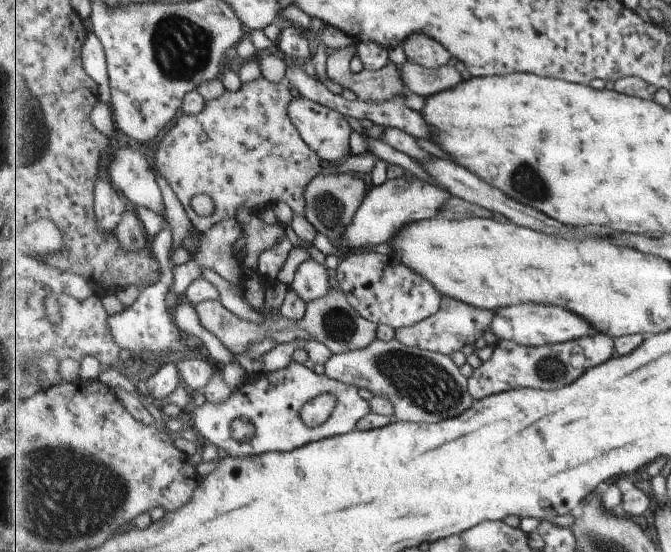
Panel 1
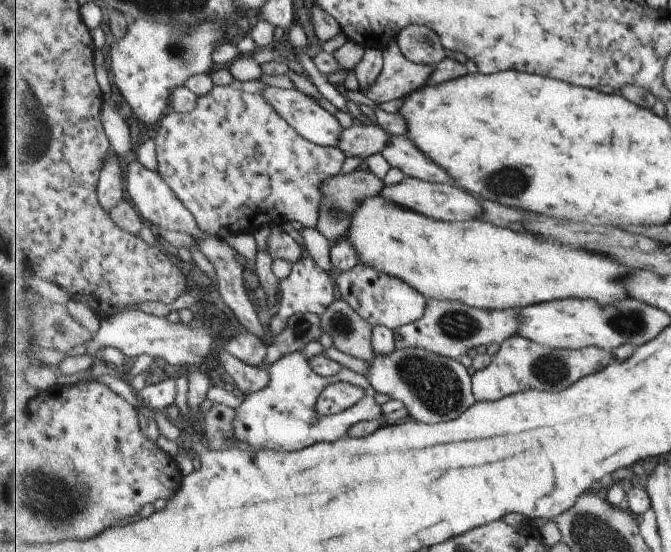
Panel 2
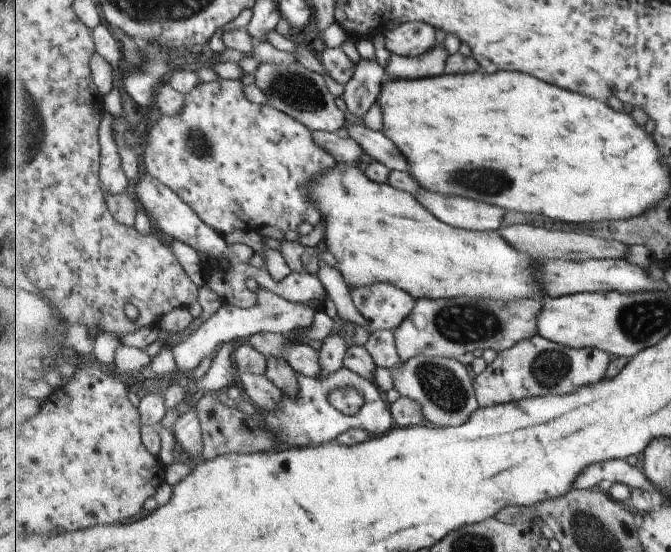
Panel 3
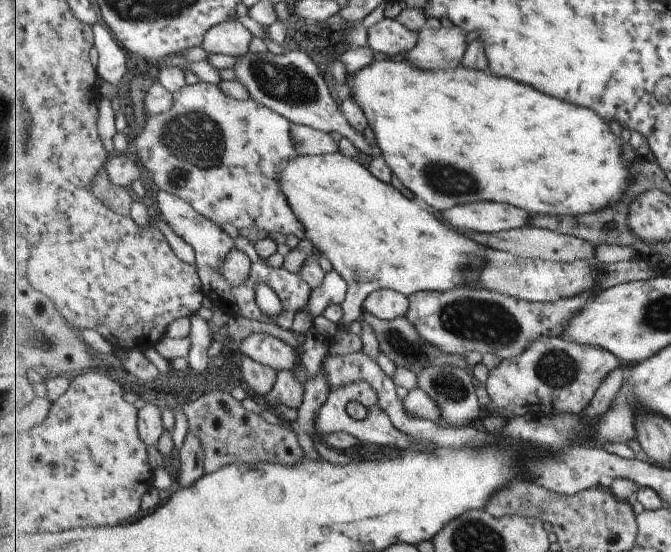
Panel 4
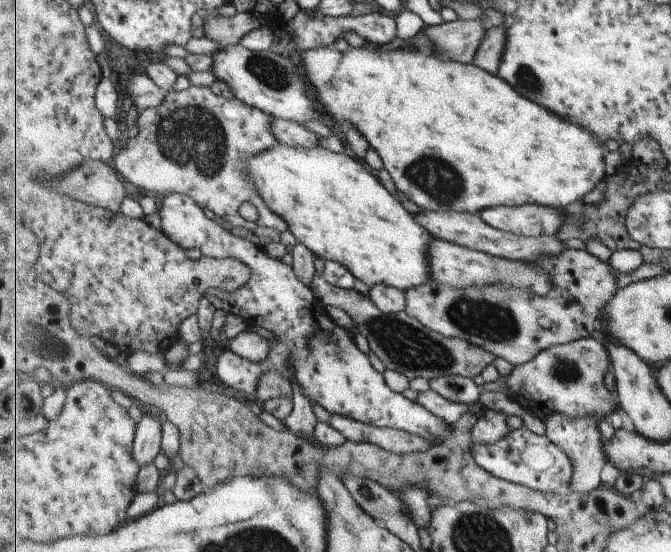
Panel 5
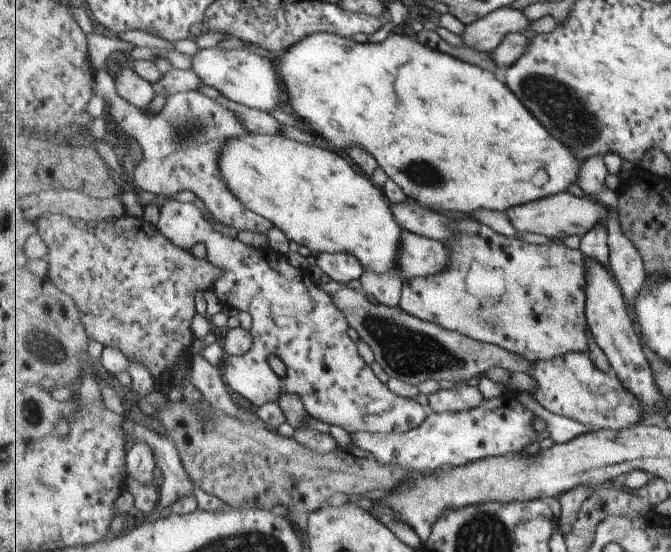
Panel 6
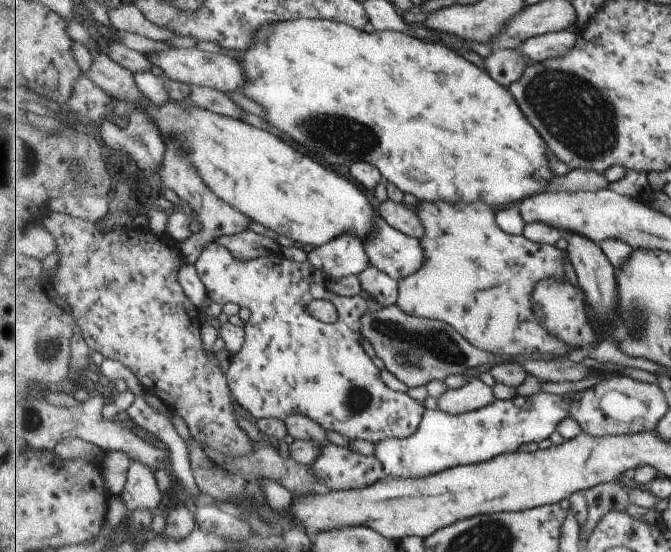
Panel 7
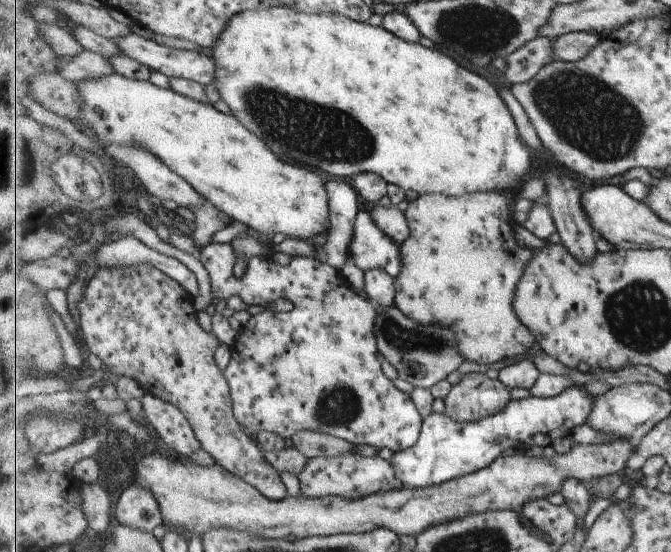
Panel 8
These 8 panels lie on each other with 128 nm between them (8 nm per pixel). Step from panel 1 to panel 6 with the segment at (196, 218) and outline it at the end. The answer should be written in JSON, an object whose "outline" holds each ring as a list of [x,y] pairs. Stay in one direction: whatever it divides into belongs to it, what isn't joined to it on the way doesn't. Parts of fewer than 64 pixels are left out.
{"outline":[[[104,67],[95,70],[95,84],[92,86],[93,97],[99,95],[105,99],[108,104],[109,115],[113,116],[114,122],[123,132],[136,140],[142,151],[142,159],[134,167],[132,187],[167,197],[173,196],[175,192],[181,192],[181,190],[189,190],[197,196],[200,205],[209,213],[213,221],[235,228],[238,232],[250,230],[251,232],[266,234],[269,228],[273,228],[274,224],[269,219],[263,218],[246,207],[228,189],[228,183],[224,181],[224,176],[220,173],[220,156],[223,154],[224,146],[229,141],[236,140],[237,137],[243,137],[245,133],[250,133],[235,113],[215,99],[204,94],[198,94],[195,91],[177,93],[168,98],[160,113],[149,113],[147,110],[137,108],[122,99],[115,91],[115,86],[114,74],[111,70]]]}

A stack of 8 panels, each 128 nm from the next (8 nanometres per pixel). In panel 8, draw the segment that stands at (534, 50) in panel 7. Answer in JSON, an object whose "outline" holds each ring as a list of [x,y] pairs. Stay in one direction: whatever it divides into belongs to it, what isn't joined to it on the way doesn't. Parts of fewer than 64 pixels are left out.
{"outline":[[[580,31],[555,38],[555,58],[557,61],[579,61],[589,56],[597,44],[601,44],[601,36]]]}

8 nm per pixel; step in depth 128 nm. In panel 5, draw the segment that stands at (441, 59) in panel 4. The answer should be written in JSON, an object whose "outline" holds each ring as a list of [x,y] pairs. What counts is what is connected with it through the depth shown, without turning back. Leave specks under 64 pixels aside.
{"outline":[[[457,18],[442,25],[427,26],[424,33],[429,35],[437,50],[451,54],[453,60],[471,64],[488,33],[489,26],[487,18],[473,20]]]}

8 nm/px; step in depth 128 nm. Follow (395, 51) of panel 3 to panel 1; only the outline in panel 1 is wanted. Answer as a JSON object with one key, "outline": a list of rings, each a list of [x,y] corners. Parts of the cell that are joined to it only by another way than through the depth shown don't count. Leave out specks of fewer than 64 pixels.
{"outline":[[[416,34],[415,37],[409,38],[402,48],[406,59],[412,64],[435,70],[447,66],[452,56],[443,44],[425,34]]]}

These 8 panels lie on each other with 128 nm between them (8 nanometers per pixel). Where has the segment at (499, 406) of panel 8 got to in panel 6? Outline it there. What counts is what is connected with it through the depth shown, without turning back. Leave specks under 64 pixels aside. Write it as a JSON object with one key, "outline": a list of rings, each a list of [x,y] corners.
{"outline":[[[473,382],[459,384],[452,389],[441,389],[429,396],[429,410],[438,413],[460,413],[480,407],[484,403],[483,394]]]}

